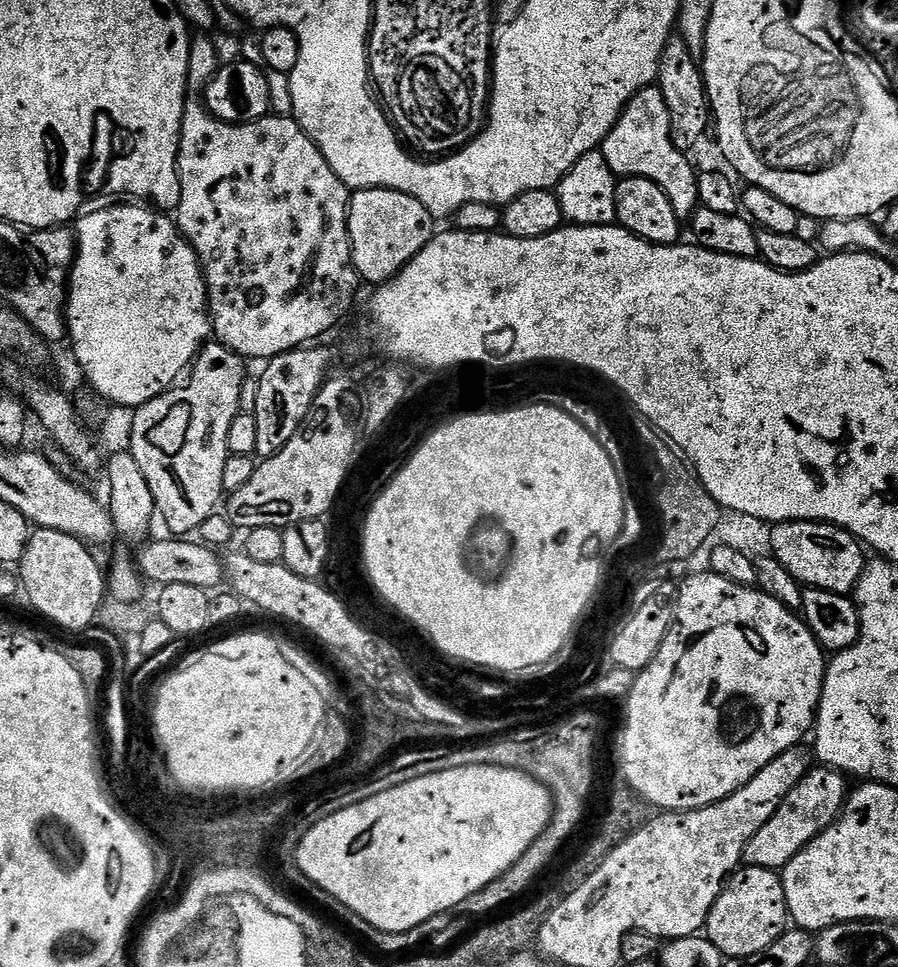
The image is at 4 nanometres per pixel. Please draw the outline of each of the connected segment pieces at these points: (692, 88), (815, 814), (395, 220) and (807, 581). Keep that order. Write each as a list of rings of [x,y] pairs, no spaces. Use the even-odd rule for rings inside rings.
[[[673,38],[668,41],[664,48],[664,53],[660,59],[660,74],[658,86],[662,90],[662,98],[666,98],[666,110],[670,110],[670,134],[674,146],[682,153],[691,153],[691,148],[696,148],[700,144],[700,139],[710,132],[710,105],[708,103],[708,92],[704,89],[704,74],[697,57],[686,46],[686,42],[681,38]]]
[[[813,767],[798,782],[798,786],[794,786],[794,790],[786,794],[766,826],[762,826],[762,830],[758,830],[754,838],[750,838],[744,851],[743,863],[750,868],[783,870],[814,837],[822,834],[822,830],[829,828],[843,813],[844,801],[850,791],[847,782],[849,783],[845,773],[837,772],[835,768]]]
[[[362,188],[351,193],[348,202],[348,233],[352,243],[352,265],[356,267],[356,274],[361,281],[379,286],[388,280],[393,280],[400,269],[406,267],[434,235],[434,218],[422,206],[422,202],[404,192],[395,192],[389,188]]]
[[[787,520],[772,528],[772,551],[786,570],[804,588],[830,590],[843,596],[855,593],[856,583],[864,573],[865,549],[861,541],[848,533],[847,528],[836,524],[823,524],[817,520]],[[861,548],[861,549],[860,549]]]

